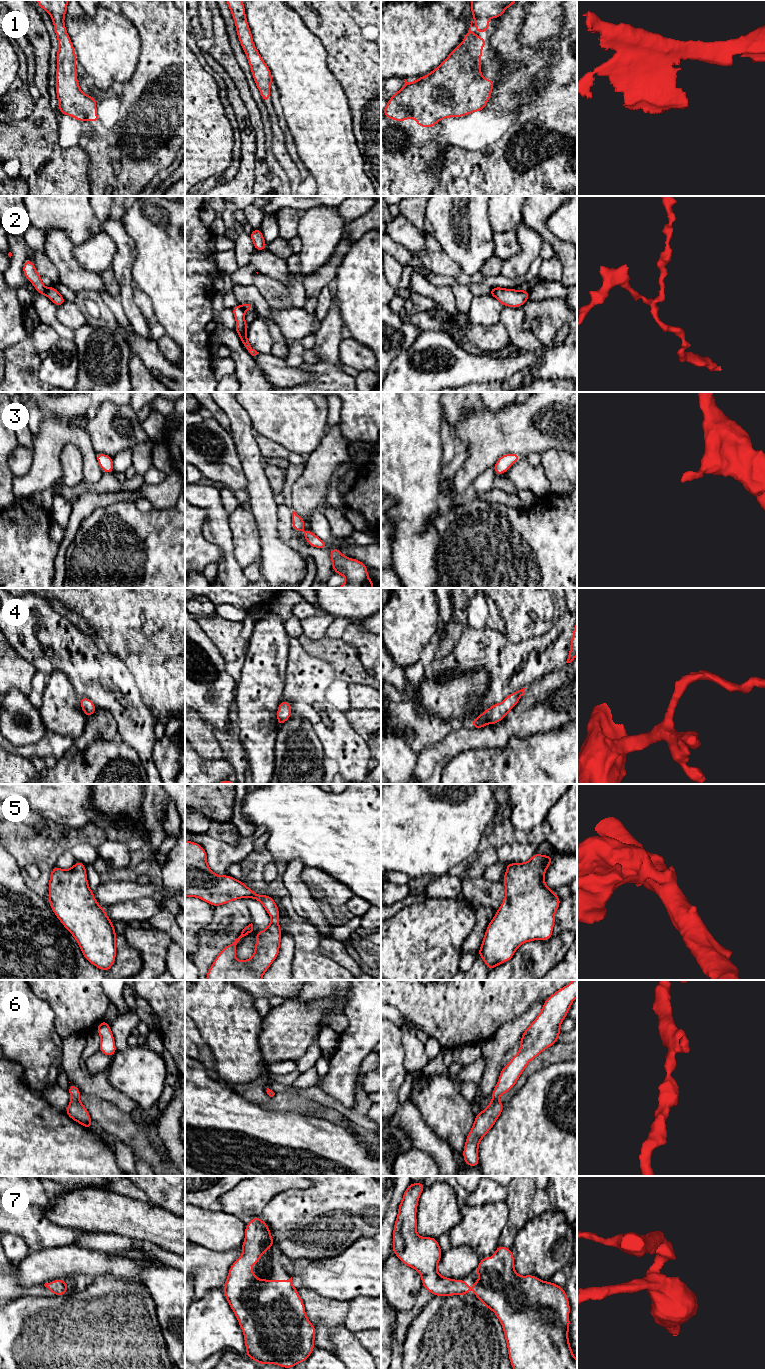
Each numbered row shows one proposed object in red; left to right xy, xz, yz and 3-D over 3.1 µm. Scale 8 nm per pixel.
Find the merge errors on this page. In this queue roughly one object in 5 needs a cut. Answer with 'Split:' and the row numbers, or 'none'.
Split: 2

